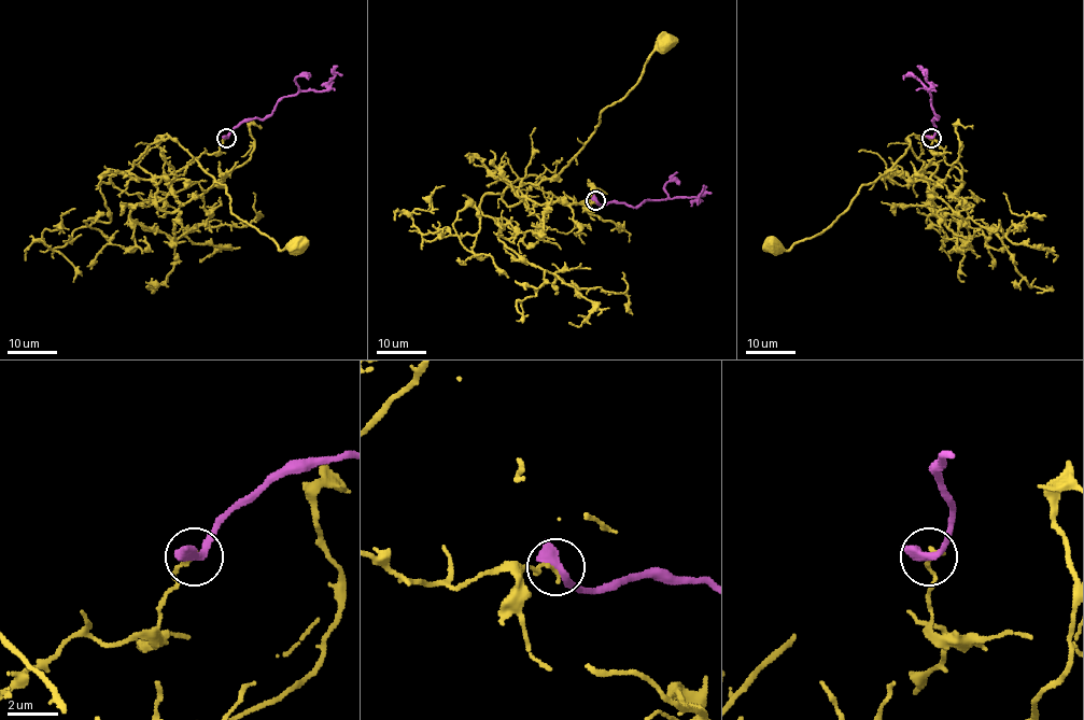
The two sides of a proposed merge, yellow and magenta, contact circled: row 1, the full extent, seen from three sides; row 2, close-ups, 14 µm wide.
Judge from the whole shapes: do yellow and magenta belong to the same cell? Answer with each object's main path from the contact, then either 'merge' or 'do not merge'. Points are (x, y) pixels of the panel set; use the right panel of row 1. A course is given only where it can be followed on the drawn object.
course yellow (931, 137), (934, 157), (914, 177), (928, 180), (937, 167), (915, 157), (907, 138), (825, 230), (771, 246); course magenta (931, 137), (935, 132), (932, 121), (938, 117), (928, 92), (930, 84), (917, 66); do not merge

